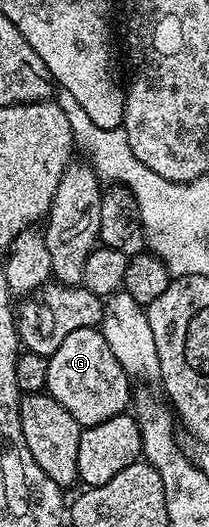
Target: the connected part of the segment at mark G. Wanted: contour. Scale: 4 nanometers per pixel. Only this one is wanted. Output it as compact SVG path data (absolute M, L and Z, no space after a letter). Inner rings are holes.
M94 327L74 329L74 333L69 333L66 341L62 341L62 345L58 345L58 349L54 349L54 353L47 356L47 361L47 394L52 395L54 401L58 401L58 405L62 405L62 409L66 409L66 413L70 413L70 417L74 417L74 421L80 423L81 428L93 427L102 421L110 421L110 417L123 415L129 410L134 399L130 376L119 364L118 358L114 357L114 352L100 329Z

